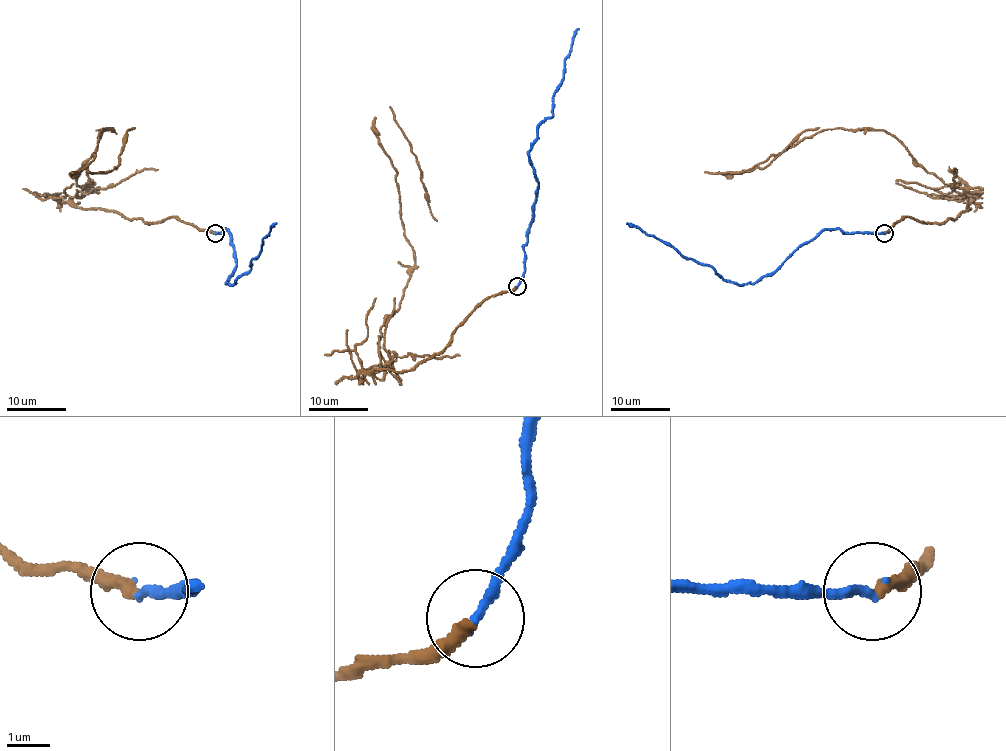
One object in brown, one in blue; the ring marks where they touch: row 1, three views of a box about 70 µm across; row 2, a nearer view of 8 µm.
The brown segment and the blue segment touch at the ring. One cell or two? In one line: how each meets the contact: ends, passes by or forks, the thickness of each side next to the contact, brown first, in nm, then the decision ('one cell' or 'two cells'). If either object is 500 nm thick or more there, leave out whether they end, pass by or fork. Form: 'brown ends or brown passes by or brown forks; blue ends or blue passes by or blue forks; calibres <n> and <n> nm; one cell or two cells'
brown ends; blue ends; calibres 320 and 220 nm; two cells

